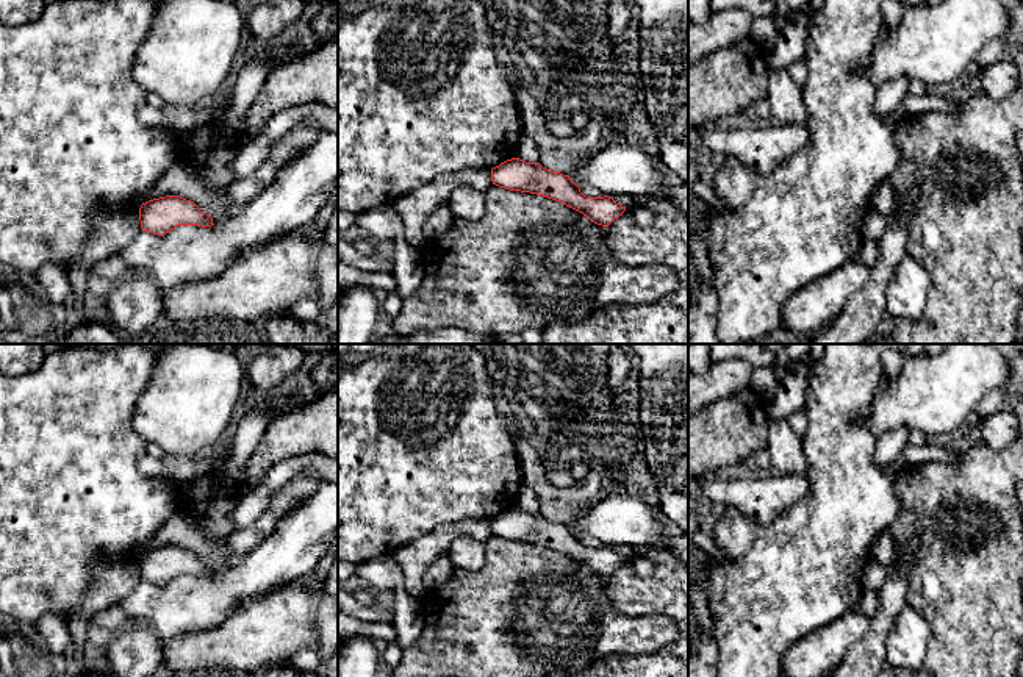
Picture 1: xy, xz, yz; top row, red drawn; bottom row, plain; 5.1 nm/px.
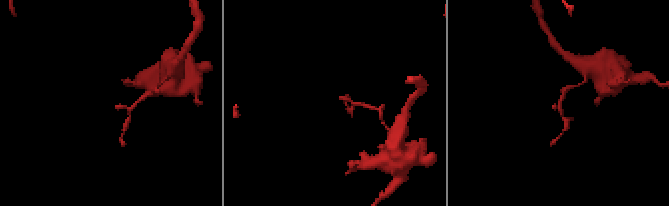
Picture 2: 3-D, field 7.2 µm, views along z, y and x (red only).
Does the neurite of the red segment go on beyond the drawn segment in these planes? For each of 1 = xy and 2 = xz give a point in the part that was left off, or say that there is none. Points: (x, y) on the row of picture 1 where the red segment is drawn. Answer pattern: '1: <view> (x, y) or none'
1: none
2: none

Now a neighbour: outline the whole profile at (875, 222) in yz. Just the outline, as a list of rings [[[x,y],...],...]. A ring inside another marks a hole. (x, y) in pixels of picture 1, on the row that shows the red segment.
[[[871,208],[867,213],[867,217],[863,220],[863,227],[860,230],[862,241],[863,239],[878,241],[879,236],[882,235],[882,231],[885,230],[885,227],[887,227],[887,216],[884,216],[879,211],[876,211],[874,208]]]

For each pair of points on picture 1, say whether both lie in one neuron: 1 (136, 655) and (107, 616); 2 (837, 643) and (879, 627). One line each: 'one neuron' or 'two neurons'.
1: two neurons
2: two neurons

